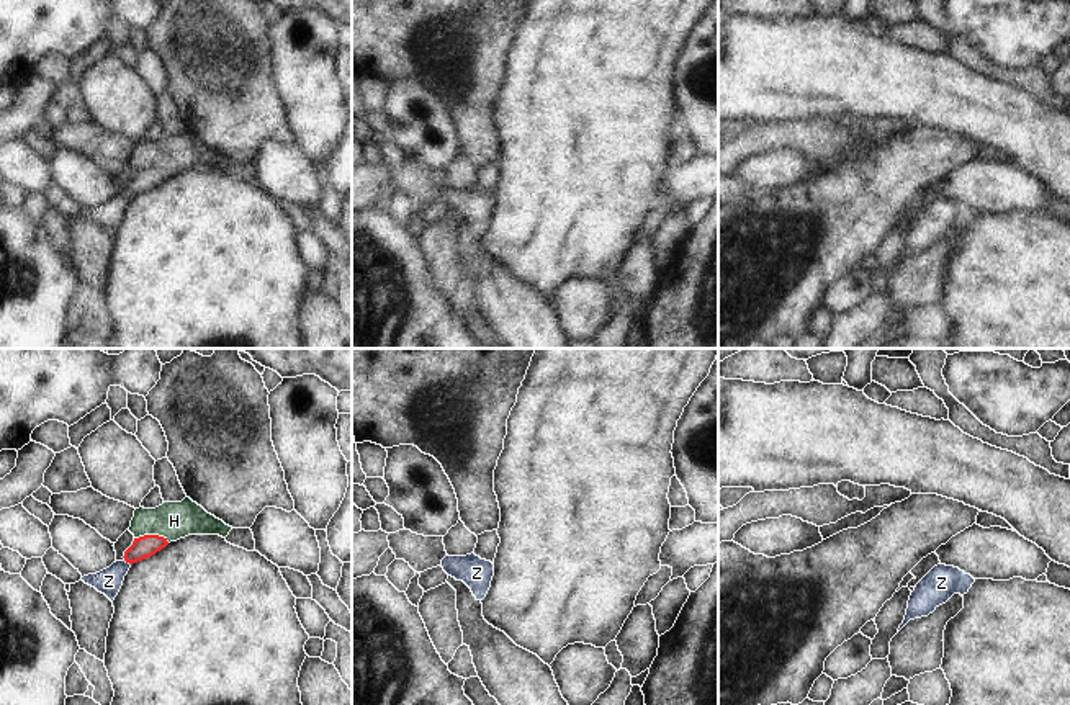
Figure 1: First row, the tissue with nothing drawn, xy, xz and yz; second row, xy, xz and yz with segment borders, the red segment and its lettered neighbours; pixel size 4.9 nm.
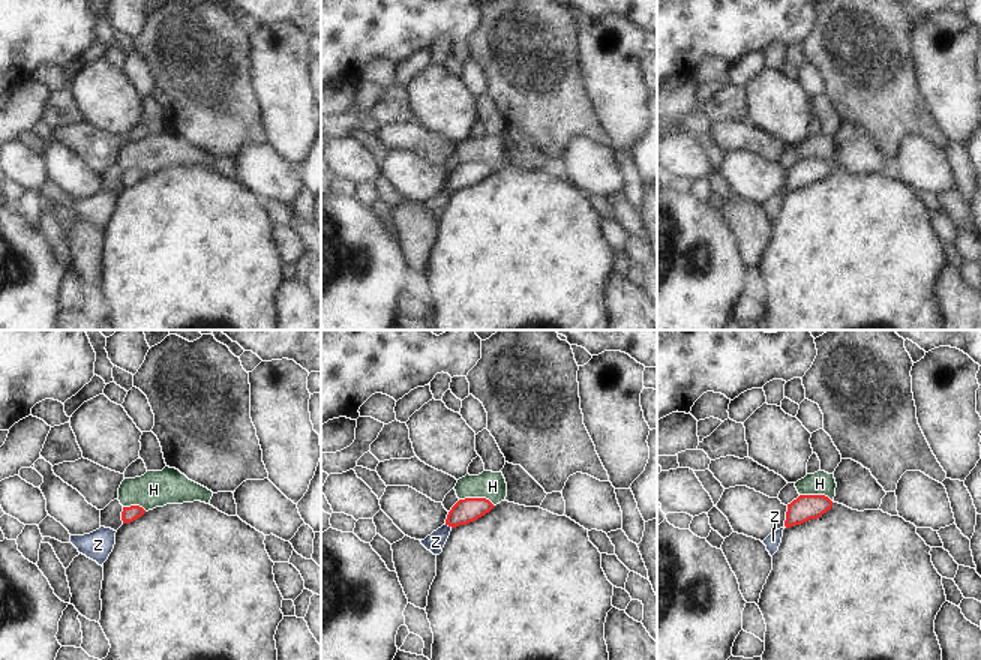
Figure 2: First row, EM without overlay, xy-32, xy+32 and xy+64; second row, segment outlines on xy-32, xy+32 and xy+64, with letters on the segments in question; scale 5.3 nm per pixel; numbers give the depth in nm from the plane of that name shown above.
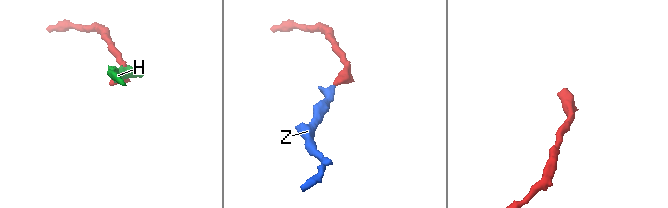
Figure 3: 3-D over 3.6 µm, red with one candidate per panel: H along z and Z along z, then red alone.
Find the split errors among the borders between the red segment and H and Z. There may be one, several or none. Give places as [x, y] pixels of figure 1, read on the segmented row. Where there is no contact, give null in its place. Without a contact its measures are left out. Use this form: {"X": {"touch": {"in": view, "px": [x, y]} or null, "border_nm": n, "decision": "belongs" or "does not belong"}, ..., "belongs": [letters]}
{"H": {"touch": {"in": "xy", "px": [152, 535]}, "border_nm": 180, "decision": "does not belong"}, "Z": {"touch": {"in": "xy", "px": [128, 561]}, "border_nm": 40, "decision": "belongs"}, "belongs": ["Z"]}

